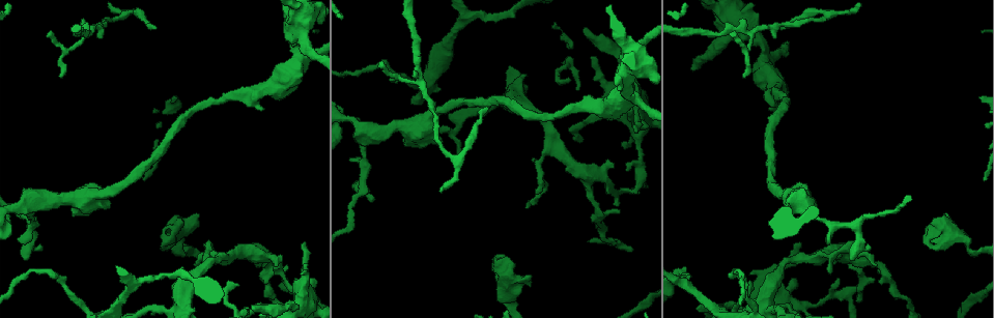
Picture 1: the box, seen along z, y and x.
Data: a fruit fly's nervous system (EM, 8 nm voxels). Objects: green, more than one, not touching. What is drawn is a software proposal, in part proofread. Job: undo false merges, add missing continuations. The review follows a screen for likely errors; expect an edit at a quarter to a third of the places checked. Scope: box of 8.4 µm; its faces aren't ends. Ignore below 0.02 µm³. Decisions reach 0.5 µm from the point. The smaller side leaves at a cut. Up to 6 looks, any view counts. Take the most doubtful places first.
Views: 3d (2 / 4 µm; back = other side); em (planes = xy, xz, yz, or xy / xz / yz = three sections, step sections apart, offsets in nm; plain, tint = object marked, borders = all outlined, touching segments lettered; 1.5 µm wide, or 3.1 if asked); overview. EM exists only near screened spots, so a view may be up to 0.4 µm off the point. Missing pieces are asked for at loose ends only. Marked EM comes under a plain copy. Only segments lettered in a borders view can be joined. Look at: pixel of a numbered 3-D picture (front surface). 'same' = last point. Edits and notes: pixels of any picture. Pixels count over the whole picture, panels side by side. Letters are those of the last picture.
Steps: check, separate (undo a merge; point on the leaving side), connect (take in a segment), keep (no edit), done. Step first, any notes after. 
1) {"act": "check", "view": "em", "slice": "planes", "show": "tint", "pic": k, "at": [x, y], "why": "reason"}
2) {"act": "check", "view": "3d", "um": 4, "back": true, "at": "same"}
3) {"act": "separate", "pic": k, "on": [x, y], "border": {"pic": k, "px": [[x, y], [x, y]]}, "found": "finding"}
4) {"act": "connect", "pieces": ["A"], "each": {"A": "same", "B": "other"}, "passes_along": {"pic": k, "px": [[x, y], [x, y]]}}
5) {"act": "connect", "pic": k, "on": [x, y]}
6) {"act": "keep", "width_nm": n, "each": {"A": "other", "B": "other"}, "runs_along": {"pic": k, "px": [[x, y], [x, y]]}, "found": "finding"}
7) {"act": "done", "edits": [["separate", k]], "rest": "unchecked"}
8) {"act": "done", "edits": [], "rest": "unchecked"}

{"act": "check", "view": "em", "slice": "xz", "step": 4, "show": "tint", "pic": 1, "at": [164, 238], "why": "free end"}

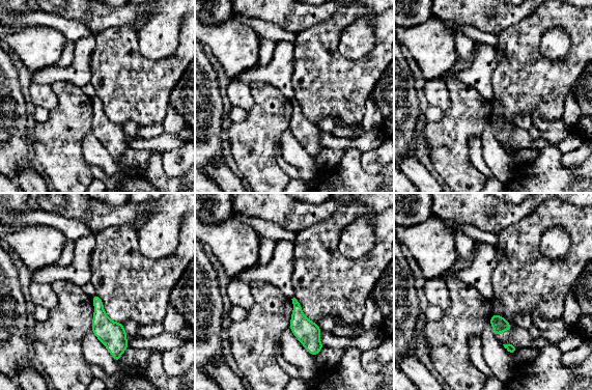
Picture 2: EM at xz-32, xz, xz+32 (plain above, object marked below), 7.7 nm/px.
{"act": "check", "view": "em", "slice": "xy", "step": 4, "show": "borders", "at": "same"}

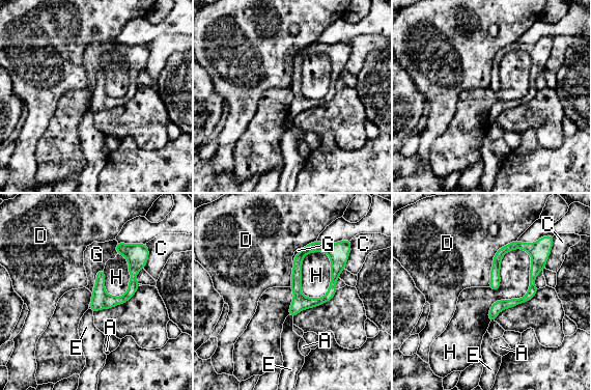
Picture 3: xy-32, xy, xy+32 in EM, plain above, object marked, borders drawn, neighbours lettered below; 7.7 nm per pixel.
{"act": "keep", "each": {"A": "other", "C": "other", "D": "other", "E": "other", "G": "other", "H": "other"}, "runs_along": {"pic": 3, "px": [[546, 248], [532, 291], [491, 317]]}, "found": "none of them fits"}

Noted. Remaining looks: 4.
{"act": "check", "view": "em", "slice": "xy", "step": 8, "show": "tint", "pic": 1, "at": [293, 50], "why": "thick turns thin"}

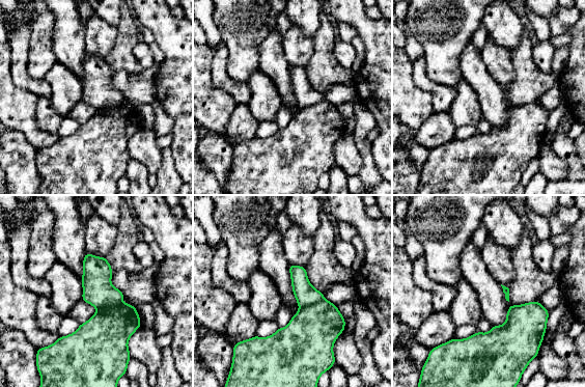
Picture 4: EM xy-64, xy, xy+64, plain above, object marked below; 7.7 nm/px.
{"act": "check", "view": "em", "slice": "planes", "show": "tint", "at": "same", "why": "cut it another way"}

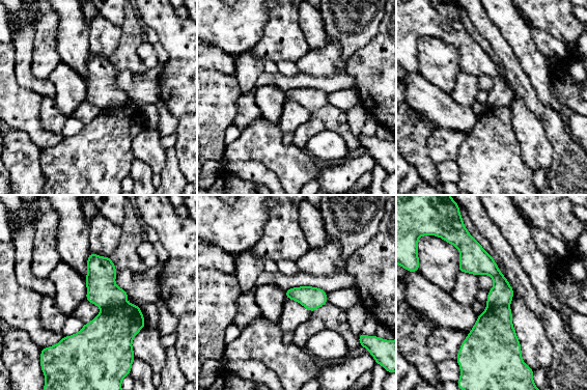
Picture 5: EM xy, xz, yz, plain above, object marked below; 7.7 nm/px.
{"act": "check", "view": "em", "slice": "planes", "show": "borders", "at": "same"}

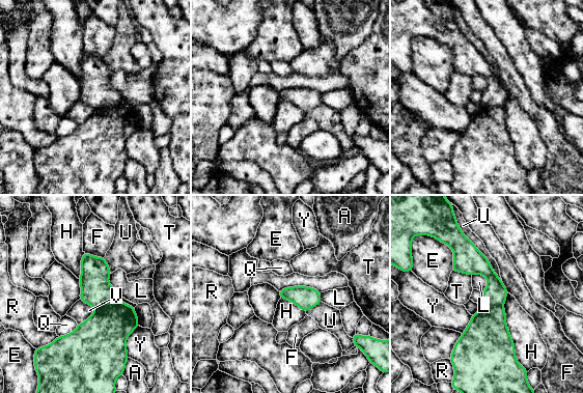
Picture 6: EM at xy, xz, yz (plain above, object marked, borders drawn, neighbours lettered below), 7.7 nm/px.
{"act": "separate", "pic": 6, "on": [95, 290], "width_nm": 180, "each": {"A": "other", "E": "other", "F": "other", "H": "other", "L": "other", "Q": "other", "R": "other", "T": "other", "U": "other", "V": "other", "Y": "other"}, "border": {"pic": 6, "px": [[118, 302], [95, 309]]}, "found": "a second cell is stuck on"}

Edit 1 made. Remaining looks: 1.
{"act": "check", "view": "em", "slice": "planes", "show": "borders", "pic": 1, "at": [639, 149], "why": "abrupt turn"}

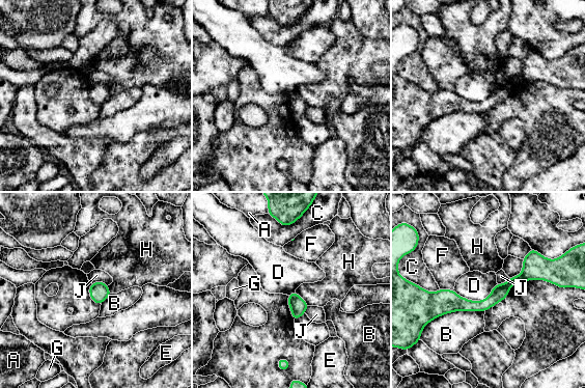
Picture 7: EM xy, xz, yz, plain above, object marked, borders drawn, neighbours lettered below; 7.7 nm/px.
{"act": "keep", "each": {"A": "other", "B": "other", "C": "other", "D": "other", "E": "other", "F": "other", "G": "other", "H": "other", "J": "other"}, "runs_along": {"pic": 7, "px": [[544, 276], [517, 278], [483, 305], [425, 297]]}, "found": "all the same cell"}

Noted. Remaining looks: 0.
{"act": "done", "edits": [["separate", 6]], "rest": "unchecked"}

